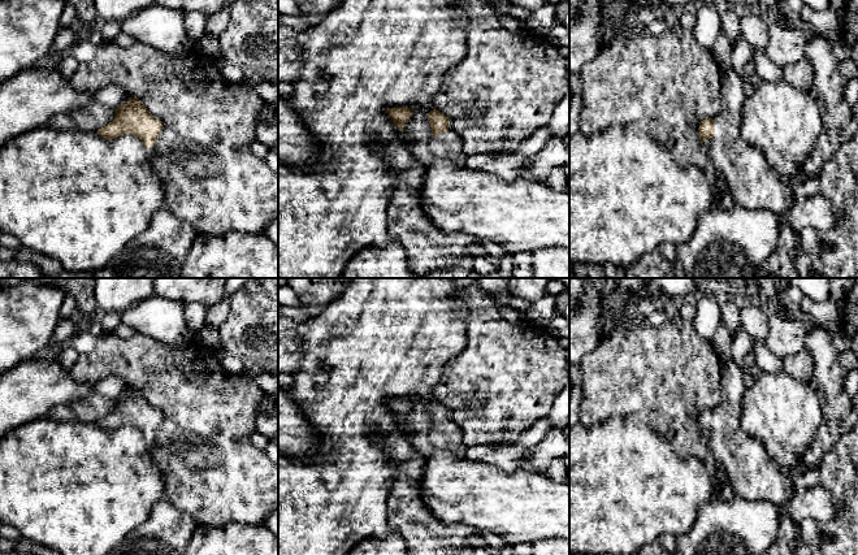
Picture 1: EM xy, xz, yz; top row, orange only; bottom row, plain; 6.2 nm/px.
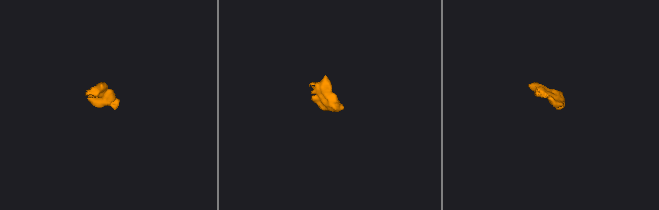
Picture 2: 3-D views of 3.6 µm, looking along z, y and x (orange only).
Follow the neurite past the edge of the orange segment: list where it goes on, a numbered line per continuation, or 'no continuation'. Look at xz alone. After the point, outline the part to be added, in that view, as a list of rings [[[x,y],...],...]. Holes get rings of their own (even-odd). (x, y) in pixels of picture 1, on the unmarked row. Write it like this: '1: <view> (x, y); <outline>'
1: xz (449, 437); [[[450,416],[446,424],[439,428],[430,426],[426,433],[419,433],[411,437],[415,450],[426,458],[434,451],[448,451],[459,458],[465,458],[467,446],[463,441],[463,432]]]

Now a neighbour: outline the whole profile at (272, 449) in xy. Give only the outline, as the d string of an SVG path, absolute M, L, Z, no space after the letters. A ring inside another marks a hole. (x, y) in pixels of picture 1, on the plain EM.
M278 435L268 439L265 454L269 460L278 468Z

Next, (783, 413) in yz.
M760 372L750 387L746 387L741 403L741 428L757 438L768 456L784 469L796 465L812 442L822 424L823 400L819 390L809 382L798 381L786 372Z

